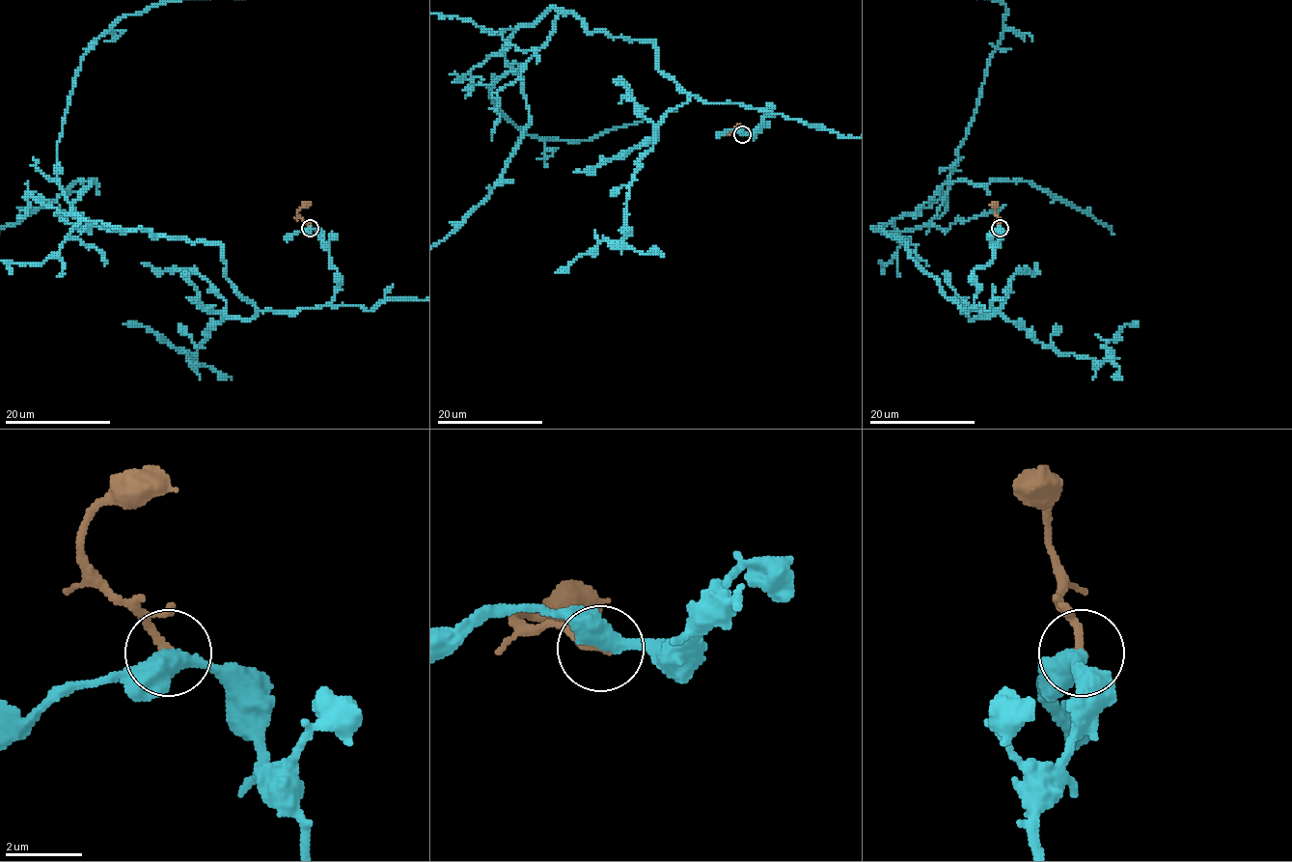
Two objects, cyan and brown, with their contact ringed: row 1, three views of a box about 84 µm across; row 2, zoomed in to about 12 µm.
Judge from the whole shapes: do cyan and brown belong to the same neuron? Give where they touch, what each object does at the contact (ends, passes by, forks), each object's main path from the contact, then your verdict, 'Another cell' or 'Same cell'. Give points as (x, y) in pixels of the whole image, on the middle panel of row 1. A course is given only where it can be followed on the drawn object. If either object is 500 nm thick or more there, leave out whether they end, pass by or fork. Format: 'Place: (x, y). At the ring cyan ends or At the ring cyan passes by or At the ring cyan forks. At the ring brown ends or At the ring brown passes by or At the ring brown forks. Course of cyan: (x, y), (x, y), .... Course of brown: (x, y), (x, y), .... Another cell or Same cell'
Place: (742, 134). At the ring cyan passes by. At the ring brown ends. Same cell

